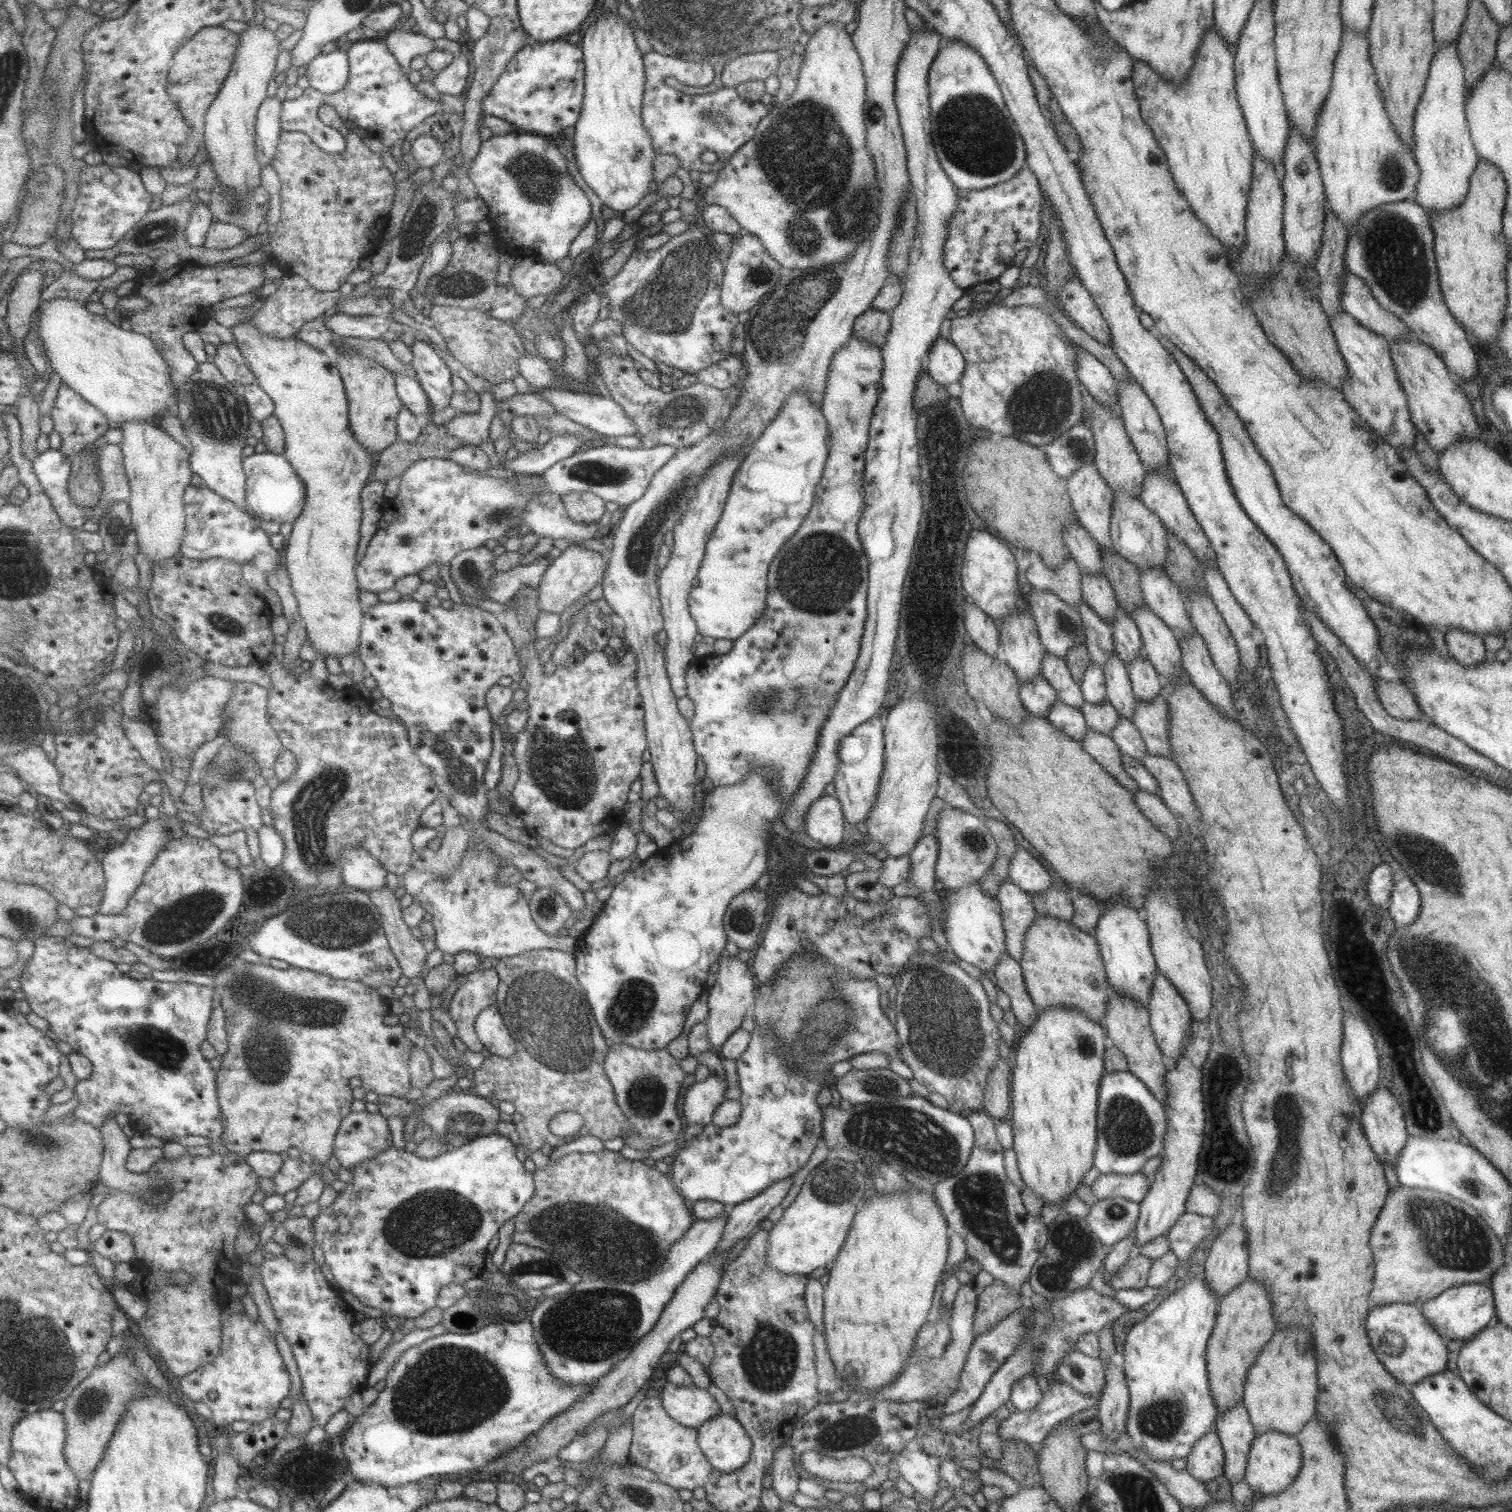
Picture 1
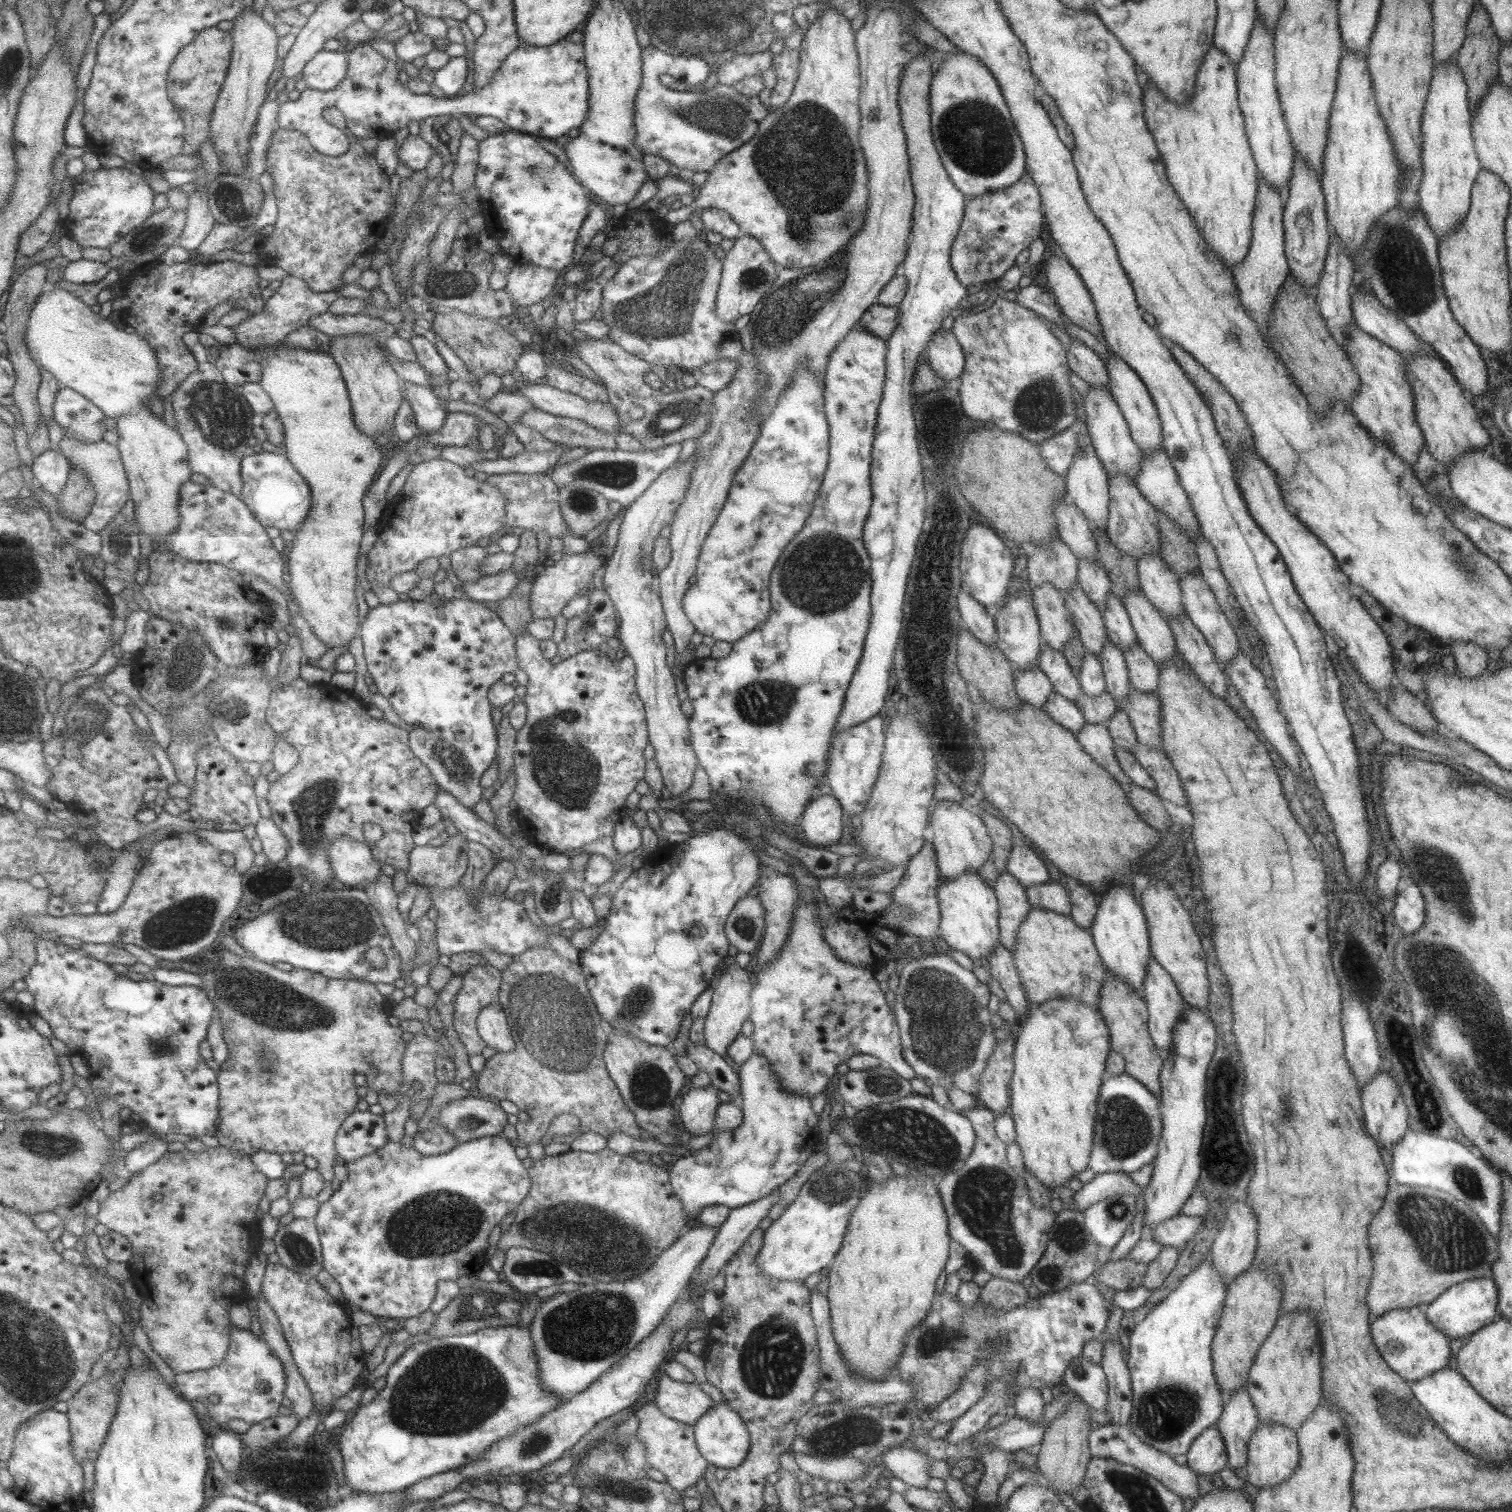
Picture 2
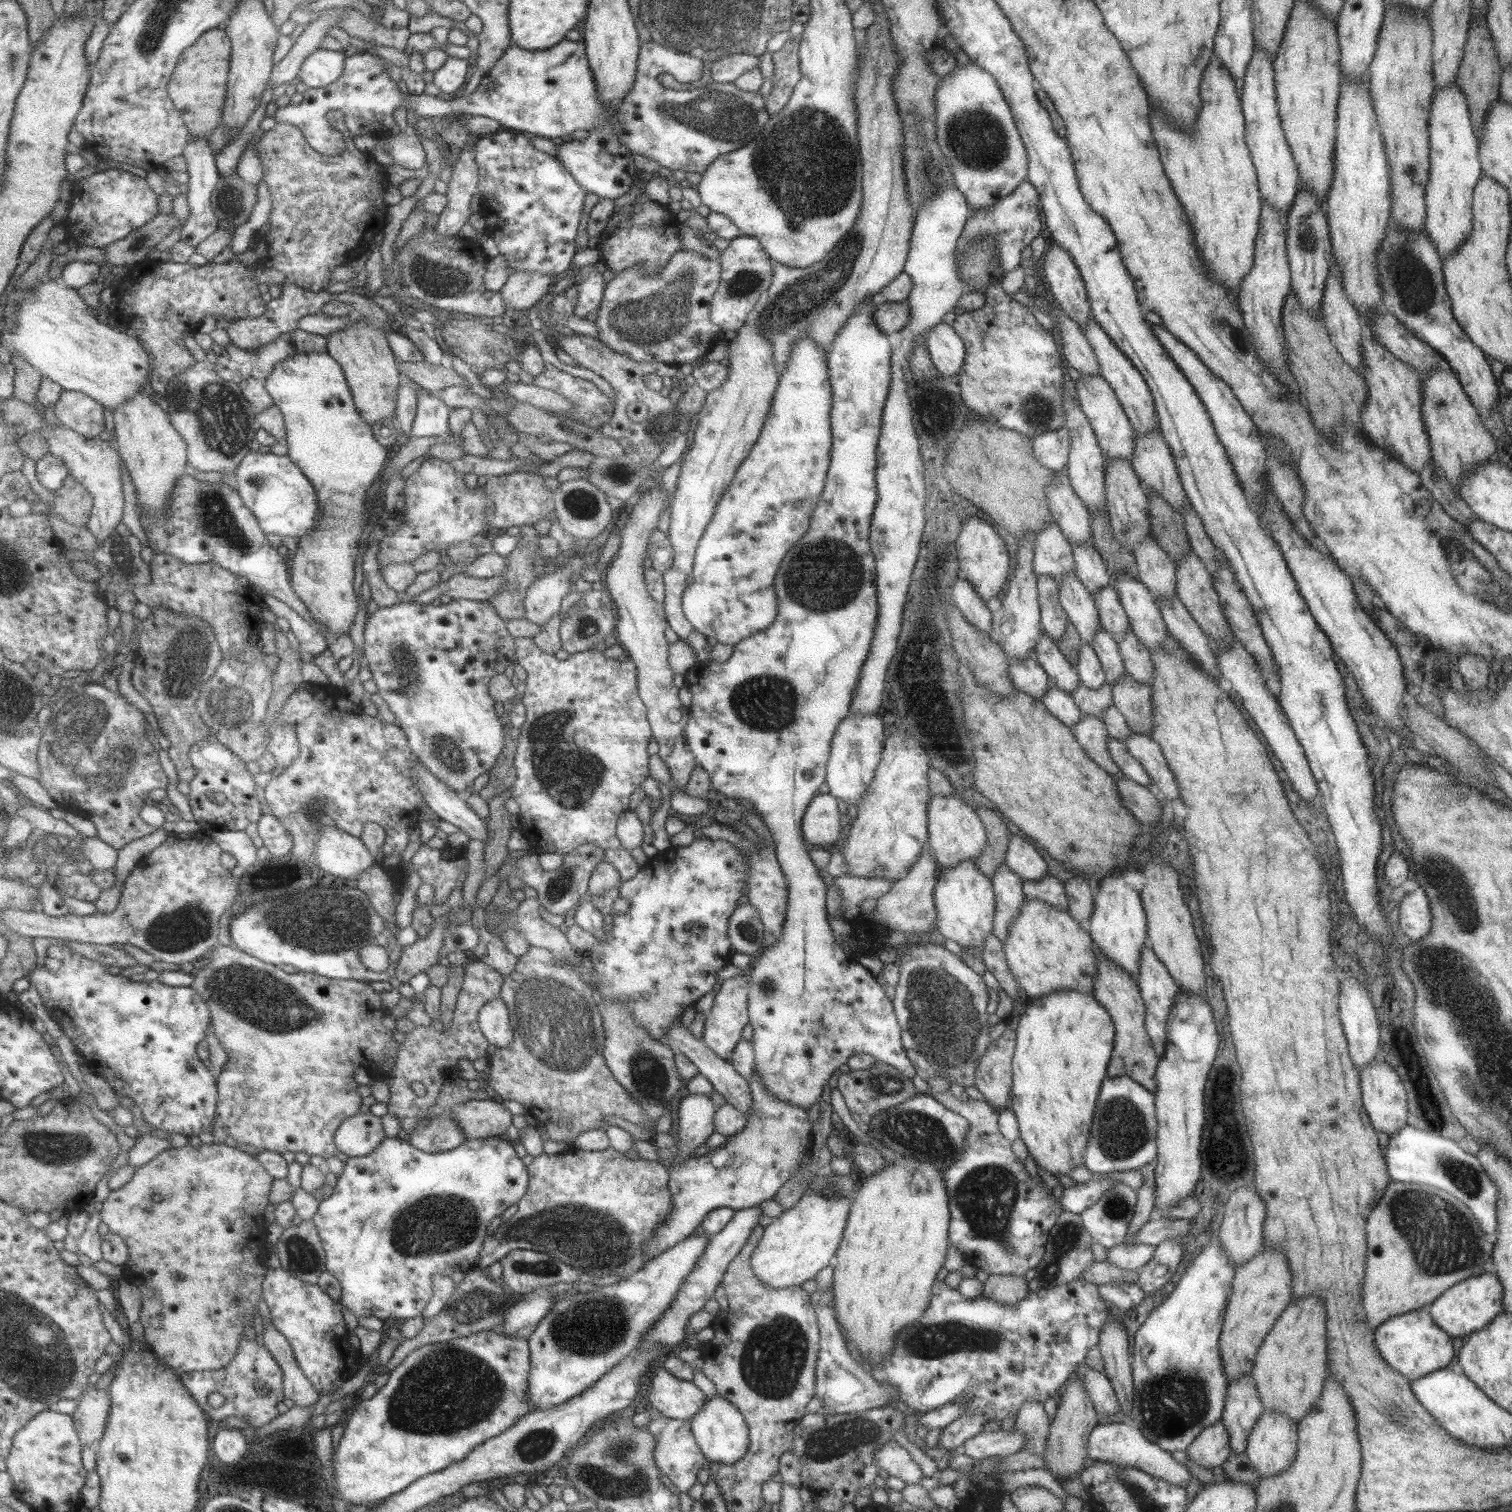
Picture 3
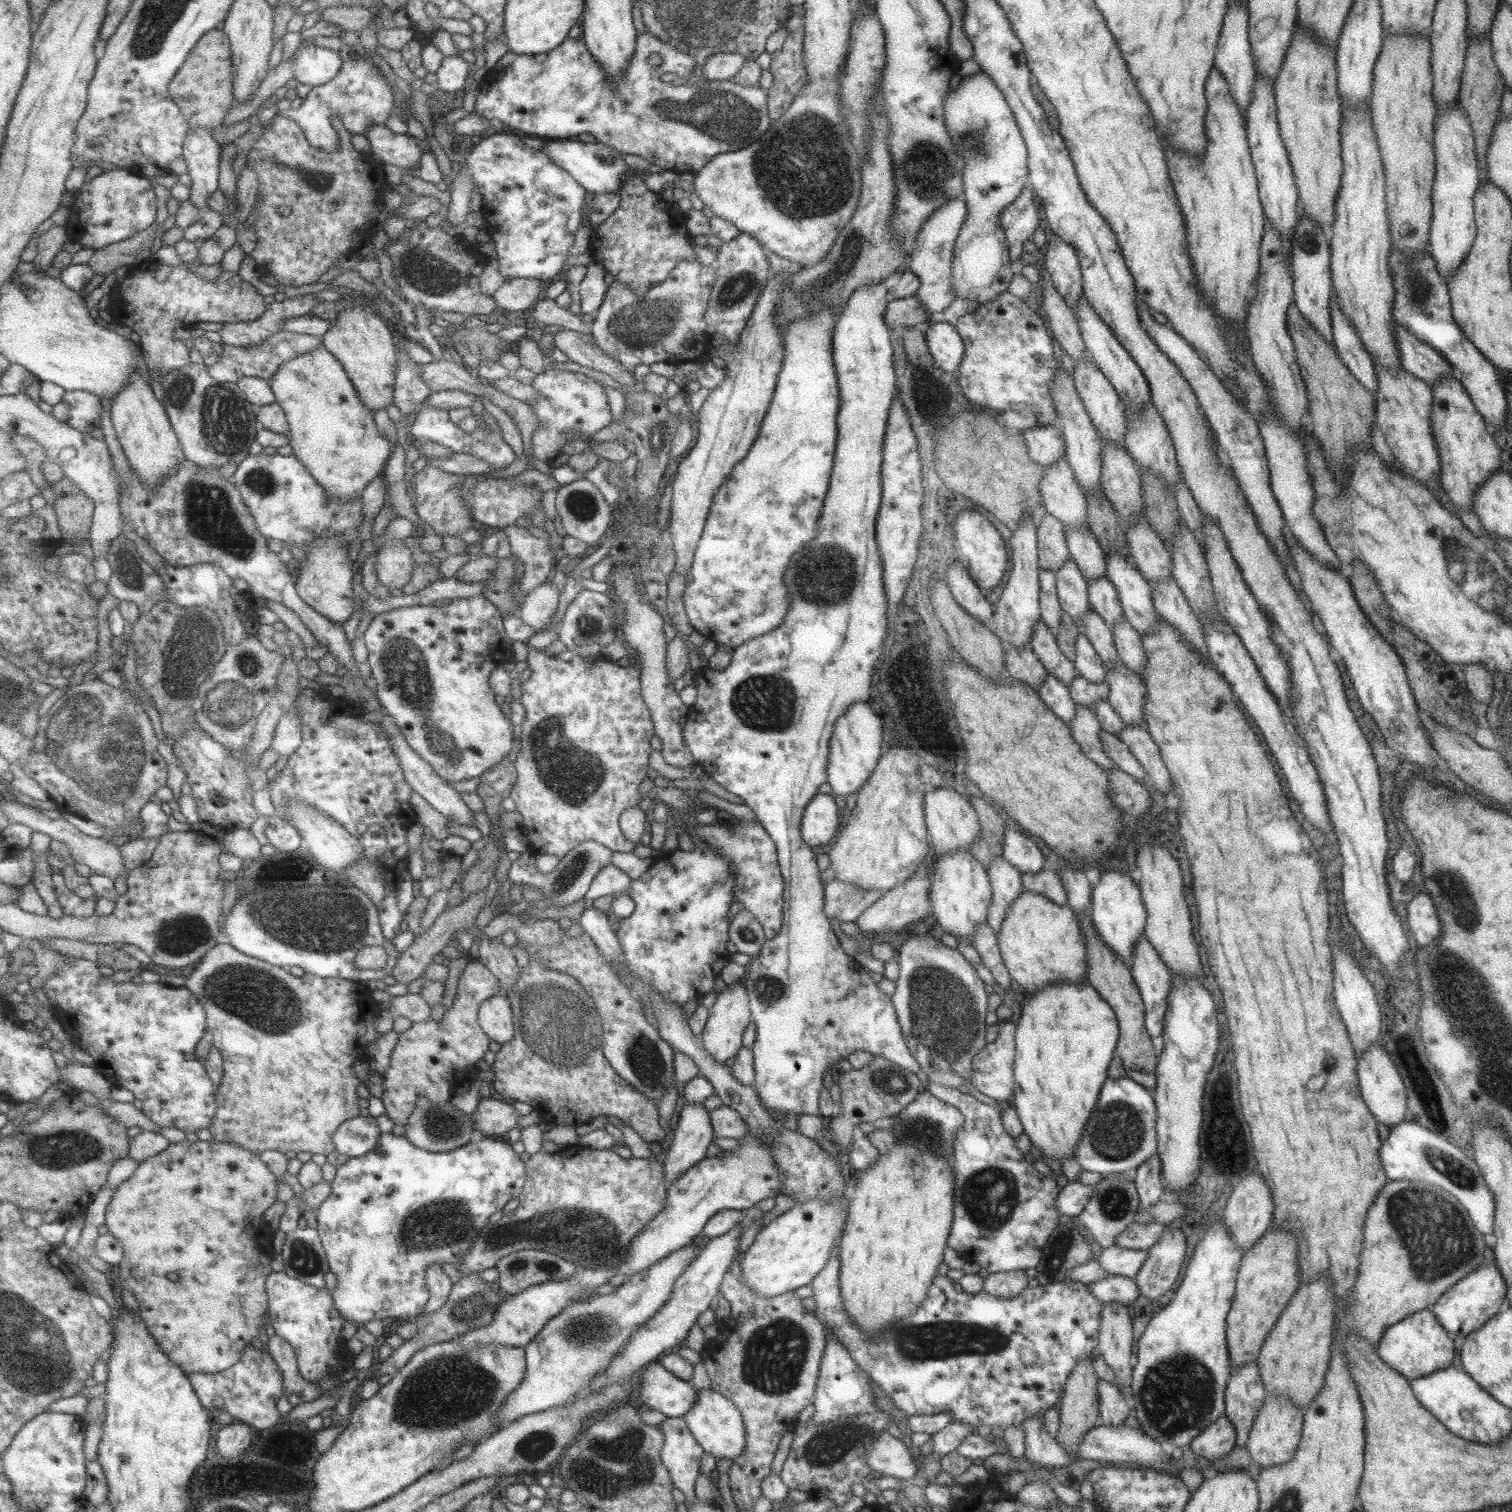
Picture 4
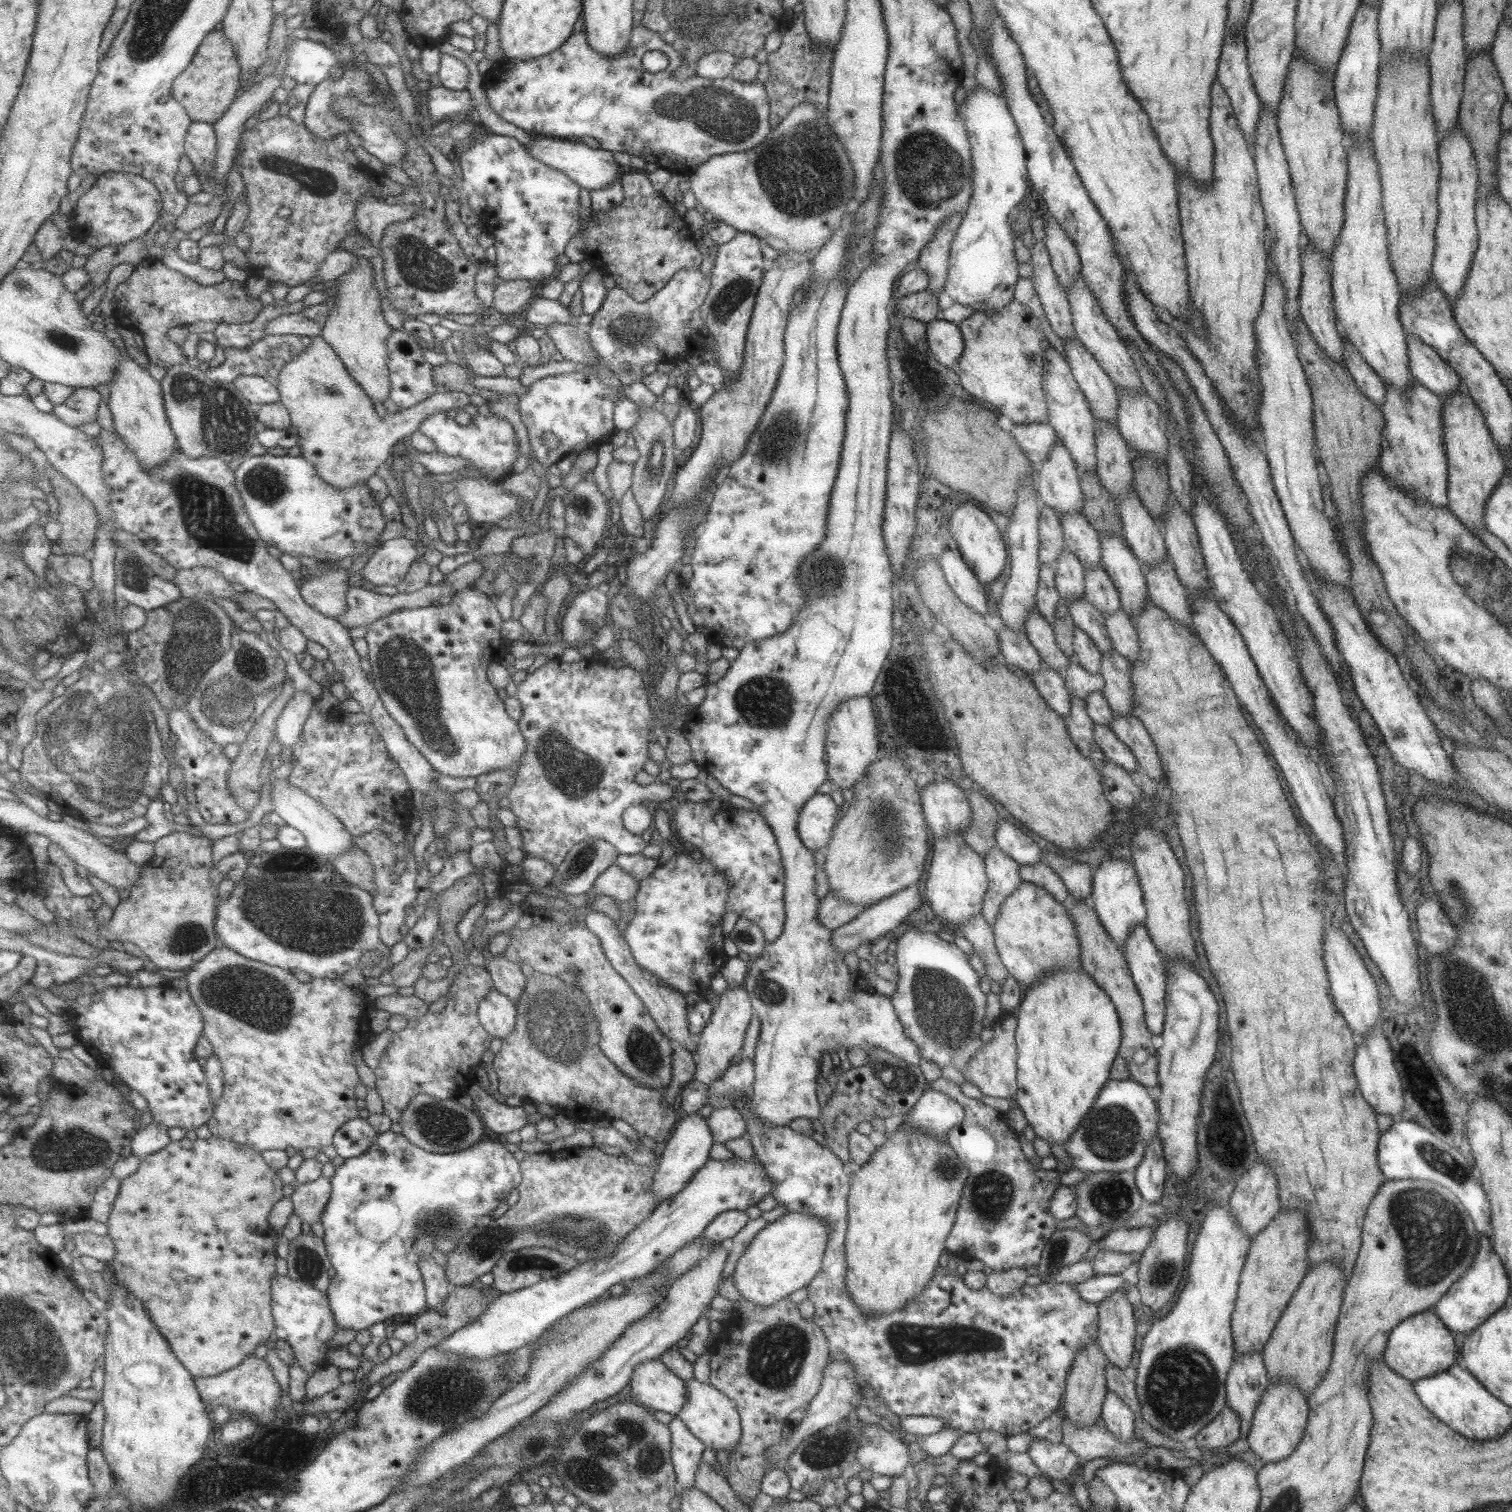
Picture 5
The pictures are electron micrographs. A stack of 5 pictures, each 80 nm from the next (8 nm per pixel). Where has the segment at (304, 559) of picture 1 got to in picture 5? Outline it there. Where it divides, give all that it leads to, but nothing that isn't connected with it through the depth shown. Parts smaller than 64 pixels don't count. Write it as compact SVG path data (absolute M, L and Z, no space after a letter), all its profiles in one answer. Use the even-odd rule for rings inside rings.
M322 336L313 338L313 344L306 352L301 353L294 361L286 363L282 372L279 373L277 385L281 393L280 402L289 410L292 426L298 432L301 455L312 462L318 475L337 490L347 490L356 484L367 482L373 474L377 475L379 468L385 462L392 460L397 444L400 441L409 440L428 416L454 409L464 409L471 405L471 396L465 392L437 392L414 408L400 409L395 413L379 417L376 405L367 395L367 391L351 376L344 360ZM347 569L323 571L312 579L303 579L302 582L302 595L321 614L337 619L350 608L347 594L351 586Z

